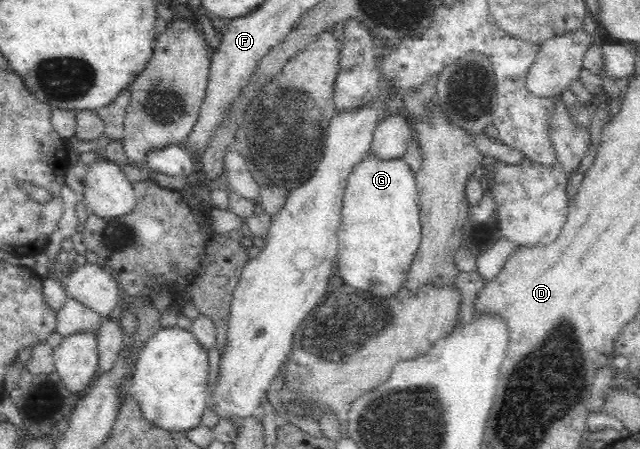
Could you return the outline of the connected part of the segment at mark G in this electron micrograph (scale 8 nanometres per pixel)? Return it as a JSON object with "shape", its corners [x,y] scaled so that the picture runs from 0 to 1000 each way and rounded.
{"shape":[[[583,332],[547,370],[536,428],[525,579],[536,628],[581,657],[609,657],[623,646],[623,626],[628,626],[656,539],[655,432],[648,392],[644,367],[628,347],[595,347]]]}

